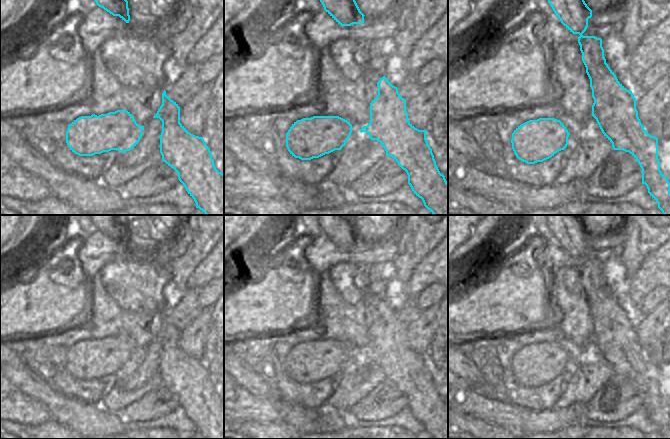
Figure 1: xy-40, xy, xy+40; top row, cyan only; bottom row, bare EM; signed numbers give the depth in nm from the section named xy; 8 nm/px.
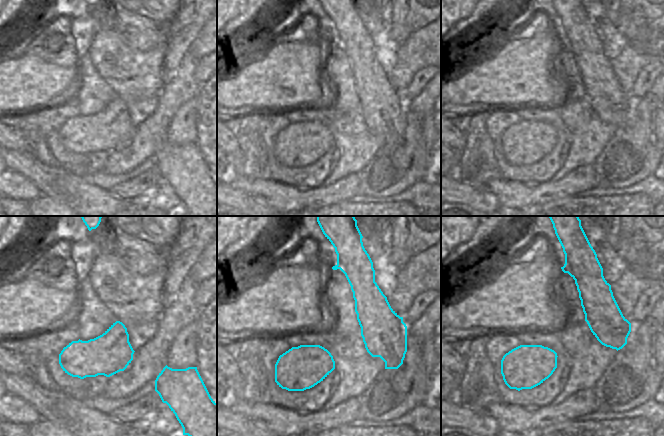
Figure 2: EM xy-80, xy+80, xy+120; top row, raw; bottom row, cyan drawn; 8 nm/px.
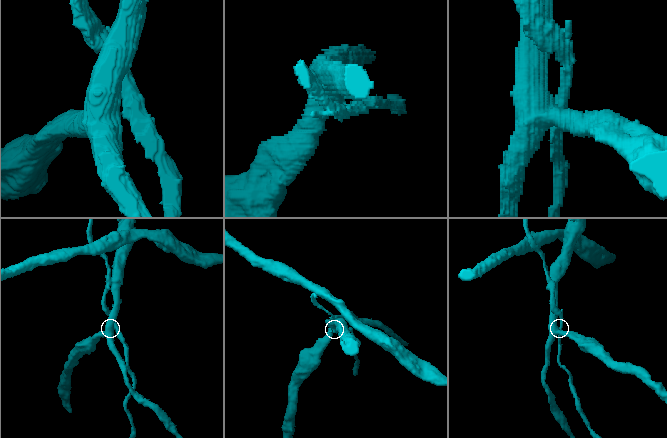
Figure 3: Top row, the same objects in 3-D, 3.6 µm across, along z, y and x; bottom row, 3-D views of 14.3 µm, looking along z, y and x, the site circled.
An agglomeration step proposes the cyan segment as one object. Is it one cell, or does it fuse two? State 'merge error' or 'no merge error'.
merge error

